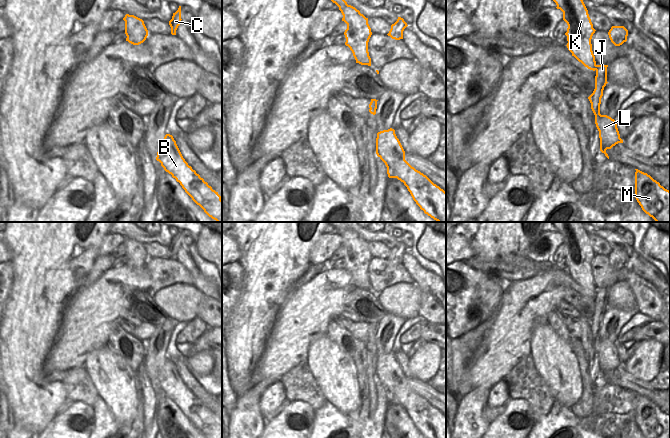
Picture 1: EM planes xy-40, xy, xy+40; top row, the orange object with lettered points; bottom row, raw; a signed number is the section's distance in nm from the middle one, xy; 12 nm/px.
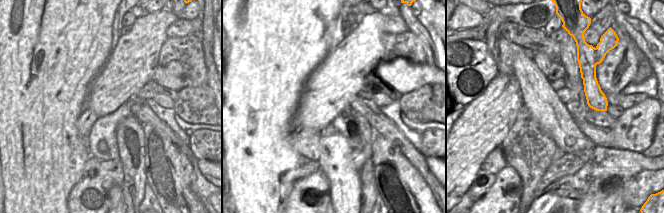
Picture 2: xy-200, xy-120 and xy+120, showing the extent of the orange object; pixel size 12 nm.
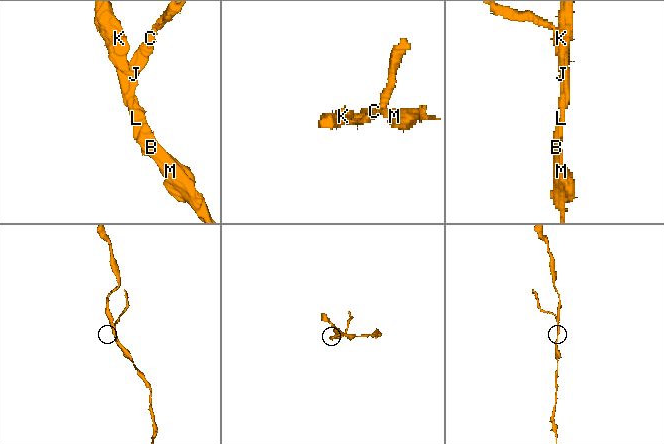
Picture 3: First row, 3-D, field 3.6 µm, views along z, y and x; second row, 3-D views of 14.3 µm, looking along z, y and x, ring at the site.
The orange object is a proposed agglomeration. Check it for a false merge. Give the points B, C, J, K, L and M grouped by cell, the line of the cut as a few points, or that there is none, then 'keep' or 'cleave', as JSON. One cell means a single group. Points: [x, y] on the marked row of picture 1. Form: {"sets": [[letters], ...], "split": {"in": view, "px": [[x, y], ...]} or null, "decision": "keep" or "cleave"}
{"sets": [["B", "K", "L", "M"], ["C", "J"]], "split": {"in": "xy+40", "px": [[600, 102], [593, 111]]}, "decision": "cleave"}

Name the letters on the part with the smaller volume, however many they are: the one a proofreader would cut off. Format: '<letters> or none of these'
C, J

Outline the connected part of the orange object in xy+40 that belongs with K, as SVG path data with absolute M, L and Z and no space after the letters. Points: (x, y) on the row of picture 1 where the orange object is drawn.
M553 0L557 9L563 12L563 20L568 28L567 48L579 62L590 70L596 70L591 39L595 33L588 10L583 0Z

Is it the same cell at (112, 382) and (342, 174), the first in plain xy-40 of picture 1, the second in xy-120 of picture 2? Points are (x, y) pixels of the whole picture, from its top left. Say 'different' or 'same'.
same

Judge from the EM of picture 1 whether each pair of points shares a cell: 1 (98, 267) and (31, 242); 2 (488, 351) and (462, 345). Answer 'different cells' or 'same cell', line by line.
1: different cells
2: different cells

